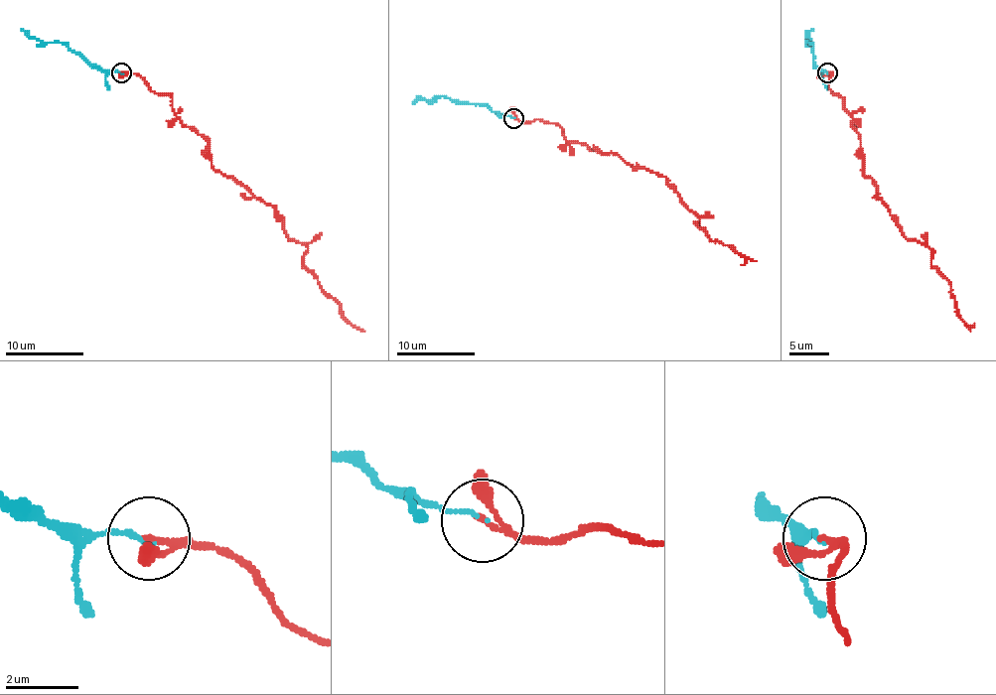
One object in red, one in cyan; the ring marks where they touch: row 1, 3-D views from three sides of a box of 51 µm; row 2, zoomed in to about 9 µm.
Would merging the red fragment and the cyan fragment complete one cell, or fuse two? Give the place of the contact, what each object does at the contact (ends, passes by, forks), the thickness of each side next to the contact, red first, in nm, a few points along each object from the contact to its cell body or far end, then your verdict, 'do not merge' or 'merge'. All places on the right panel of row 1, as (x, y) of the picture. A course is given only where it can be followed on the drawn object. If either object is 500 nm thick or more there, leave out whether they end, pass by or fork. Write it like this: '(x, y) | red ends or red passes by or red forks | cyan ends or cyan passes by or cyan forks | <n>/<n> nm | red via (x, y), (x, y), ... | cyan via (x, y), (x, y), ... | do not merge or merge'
(827, 72) | red passes by | cyan ends | 130/90 nm | red via (827, 71), (829, 89), (852, 119), (862, 172), (902, 232), (929, 248), (970, 331) | cyan via (827, 73), (815, 64), (813, 46), (805, 42), (813, 29) | merge

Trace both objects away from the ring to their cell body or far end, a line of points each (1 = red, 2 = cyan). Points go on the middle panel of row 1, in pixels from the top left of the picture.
1: (512, 117), (558, 125), (570, 143), (585, 143), (664, 177), (699, 219), (695, 223), (713, 241), (757, 261)
2: (512, 117), (495, 113), (488, 105), (458, 103), (442, 95), (412, 103)

